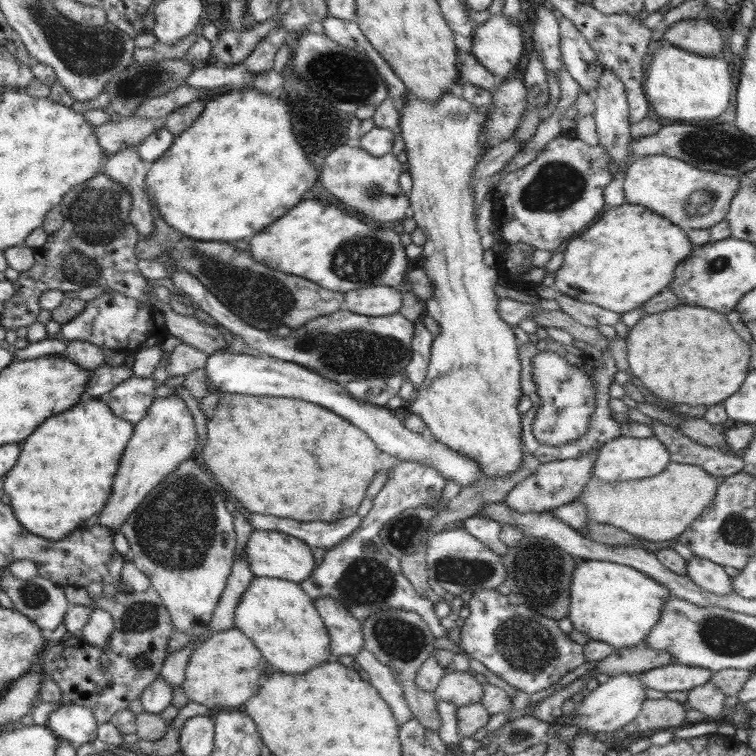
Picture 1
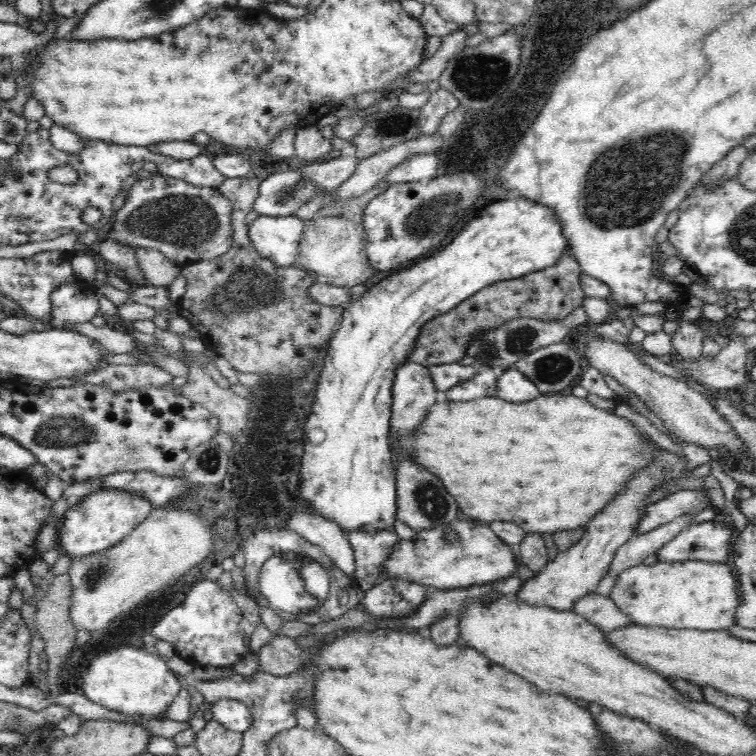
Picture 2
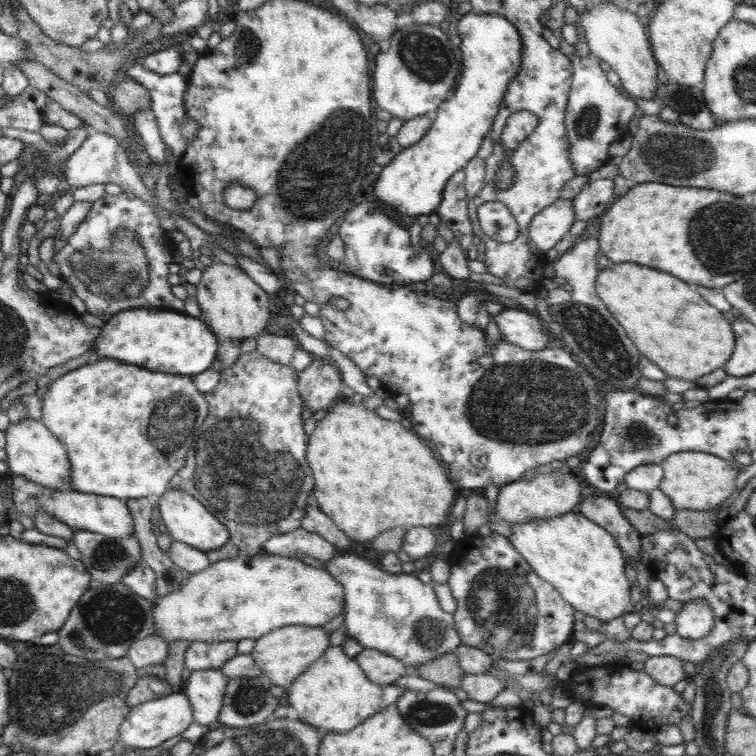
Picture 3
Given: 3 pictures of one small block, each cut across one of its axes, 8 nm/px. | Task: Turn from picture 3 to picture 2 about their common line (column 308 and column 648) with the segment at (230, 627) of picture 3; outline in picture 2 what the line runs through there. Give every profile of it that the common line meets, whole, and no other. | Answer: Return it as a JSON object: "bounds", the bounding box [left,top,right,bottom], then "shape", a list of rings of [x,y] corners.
{"bounds":[610,560,740,629],"shape":[[[693,560],[626,568],[618,576],[610,597],[636,625],[669,629],[730,629],[736,625],[736,608],[740,604],[736,578],[726,563]]]}

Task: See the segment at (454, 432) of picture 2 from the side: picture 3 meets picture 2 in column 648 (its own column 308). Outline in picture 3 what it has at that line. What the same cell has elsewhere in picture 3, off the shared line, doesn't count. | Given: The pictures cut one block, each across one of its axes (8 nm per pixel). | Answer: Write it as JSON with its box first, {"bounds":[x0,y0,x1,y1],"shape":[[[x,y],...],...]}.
{"bounds":[308,398,457,542],"shape":[[[341,398],[327,410],[308,439],[308,464],[314,472],[314,498],[324,514],[356,542],[372,540],[394,526],[443,527],[448,524],[451,508],[457,497],[457,487],[448,472],[434,458],[432,450],[410,430],[380,416],[361,405],[352,405]]]}

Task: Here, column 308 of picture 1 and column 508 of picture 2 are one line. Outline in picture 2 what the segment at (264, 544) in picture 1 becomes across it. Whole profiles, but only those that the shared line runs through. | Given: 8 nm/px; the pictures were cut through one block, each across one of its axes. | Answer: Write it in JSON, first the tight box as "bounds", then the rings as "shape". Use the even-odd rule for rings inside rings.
{"bounds":[381,516,516,588],"shape":[[[461,516],[446,530],[418,530],[416,536],[411,539],[399,539],[387,561],[384,561],[381,574],[382,580],[403,578],[408,582],[418,582],[427,588],[466,588],[490,584],[502,576],[512,576],[516,573],[516,558],[516,554],[512,553],[512,546],[505,545],[488,524]],[[446,531],[454,532],[459,539],[454,542],[445,540]]]}

